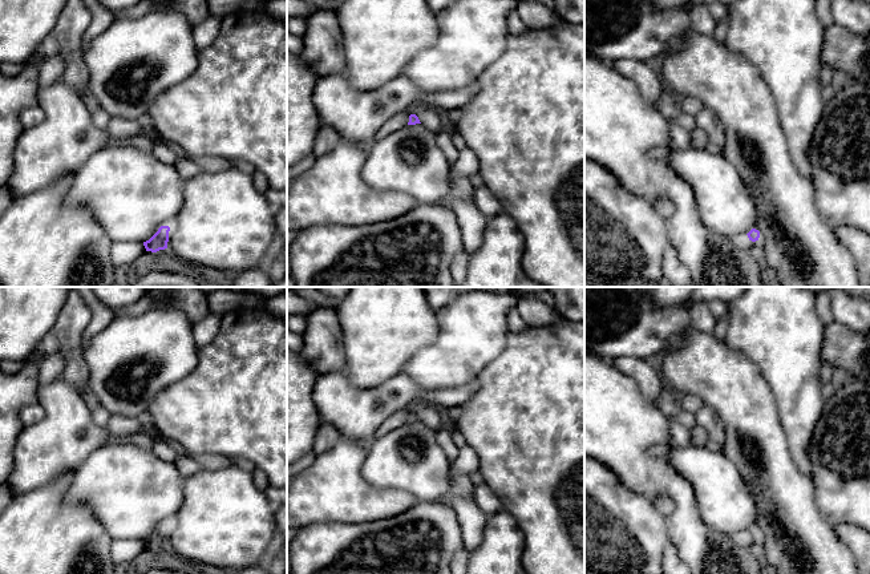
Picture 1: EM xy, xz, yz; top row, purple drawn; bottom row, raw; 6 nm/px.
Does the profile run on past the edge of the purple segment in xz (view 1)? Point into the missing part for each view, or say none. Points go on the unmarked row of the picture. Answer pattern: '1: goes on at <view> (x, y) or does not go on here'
1: does not go on here

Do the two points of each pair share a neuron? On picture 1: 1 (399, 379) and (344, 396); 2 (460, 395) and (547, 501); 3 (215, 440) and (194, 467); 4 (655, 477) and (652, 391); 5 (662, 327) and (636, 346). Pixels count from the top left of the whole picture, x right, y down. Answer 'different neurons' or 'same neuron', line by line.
1: same neuron
2: different neurons
3: different neurons
4: different neurons
5: same neuron

